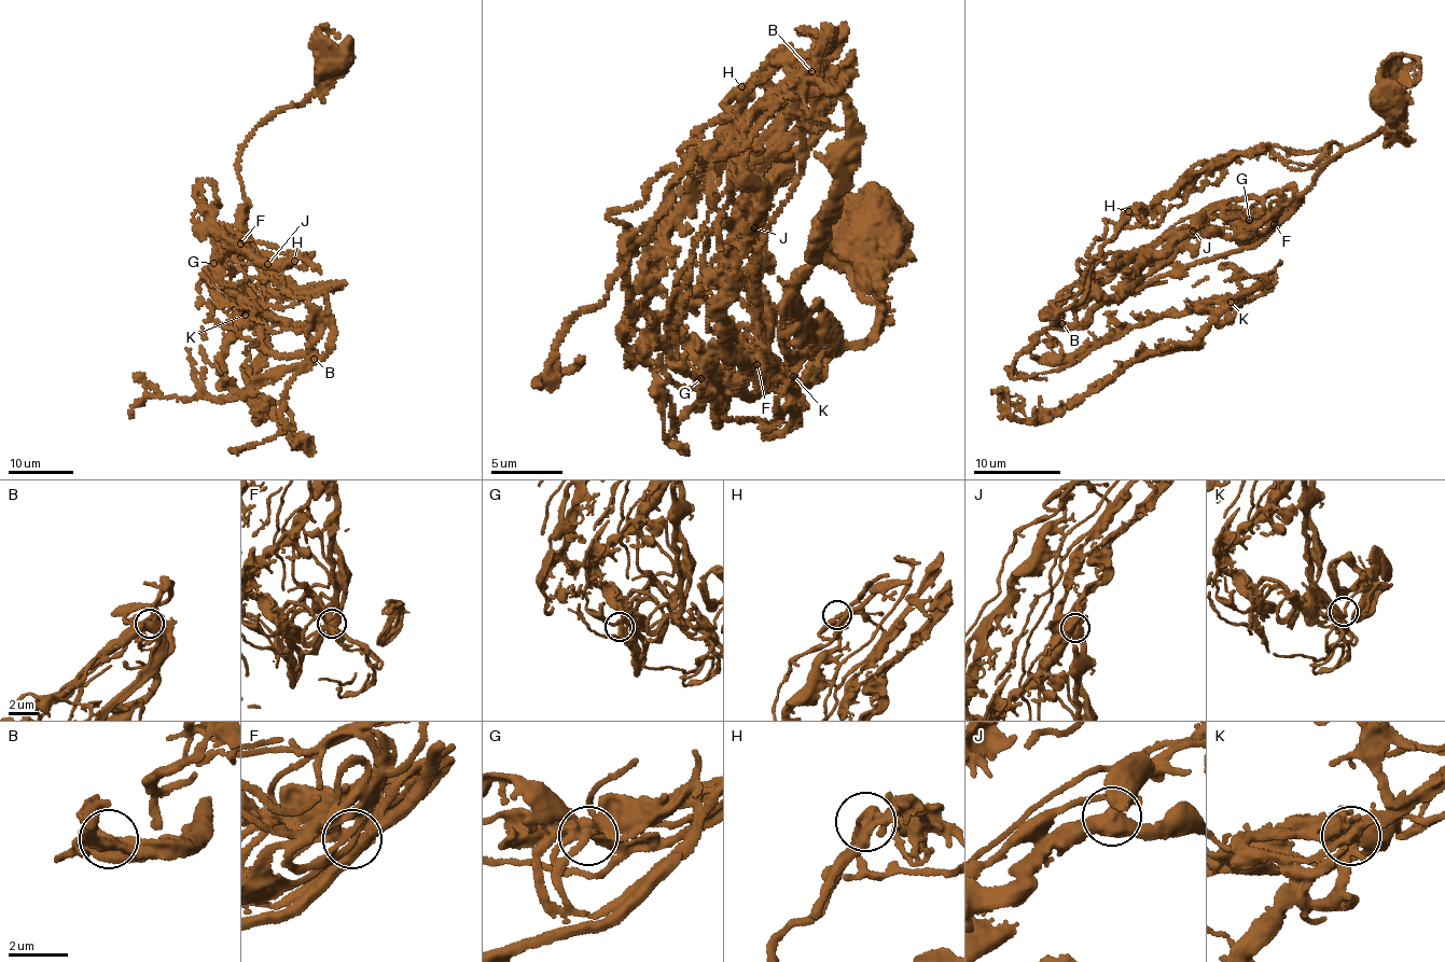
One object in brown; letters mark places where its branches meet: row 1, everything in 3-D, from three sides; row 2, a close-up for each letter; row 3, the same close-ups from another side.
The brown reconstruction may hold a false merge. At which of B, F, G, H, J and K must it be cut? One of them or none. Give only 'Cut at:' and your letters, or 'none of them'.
Cut at: none of them

